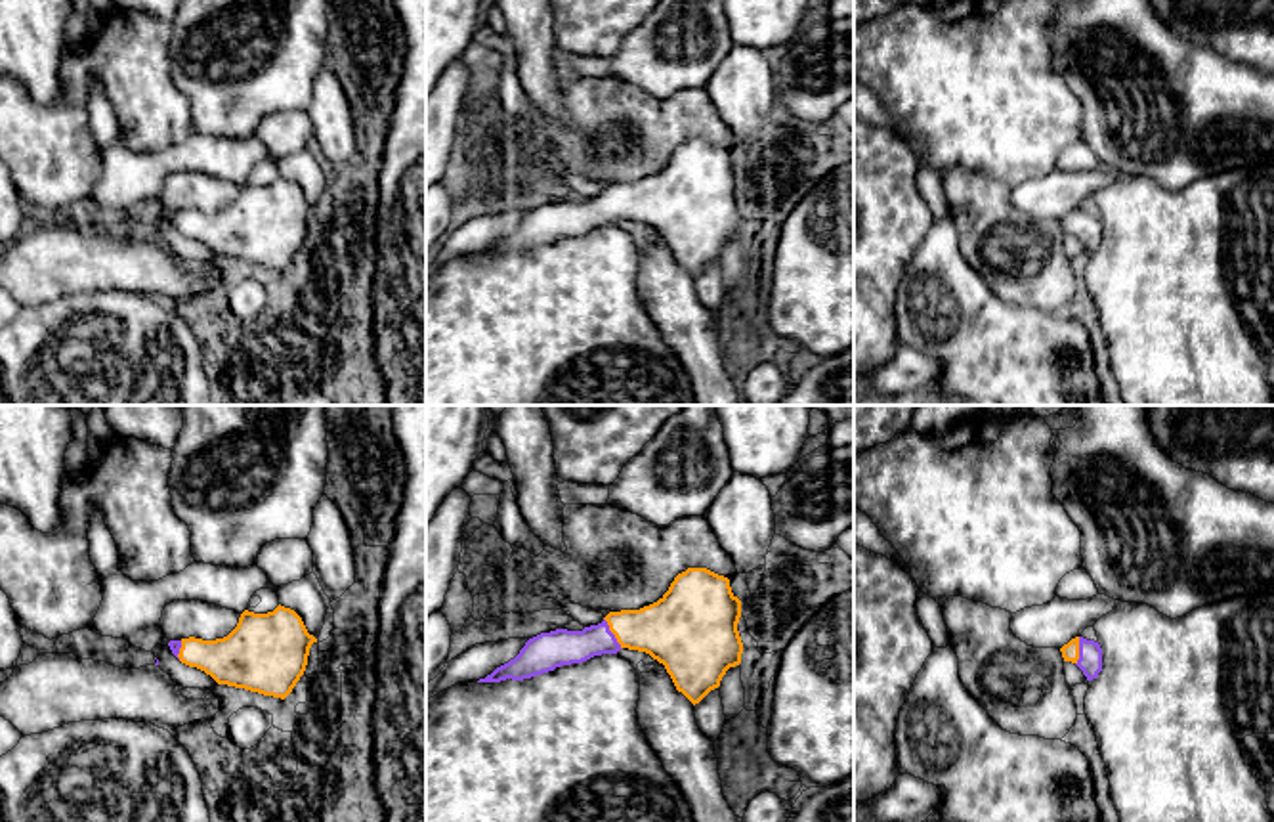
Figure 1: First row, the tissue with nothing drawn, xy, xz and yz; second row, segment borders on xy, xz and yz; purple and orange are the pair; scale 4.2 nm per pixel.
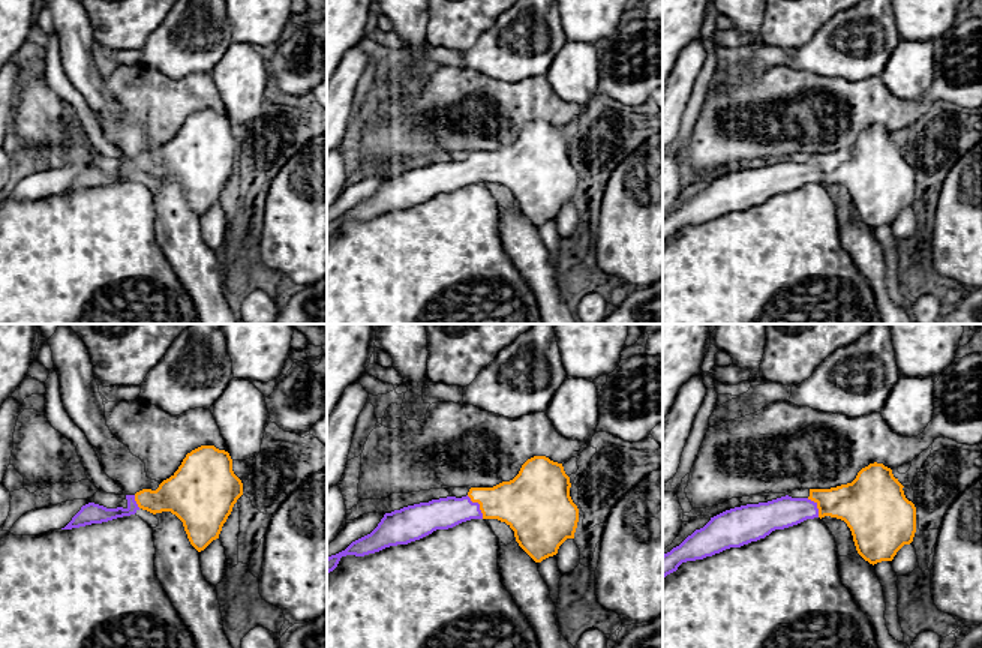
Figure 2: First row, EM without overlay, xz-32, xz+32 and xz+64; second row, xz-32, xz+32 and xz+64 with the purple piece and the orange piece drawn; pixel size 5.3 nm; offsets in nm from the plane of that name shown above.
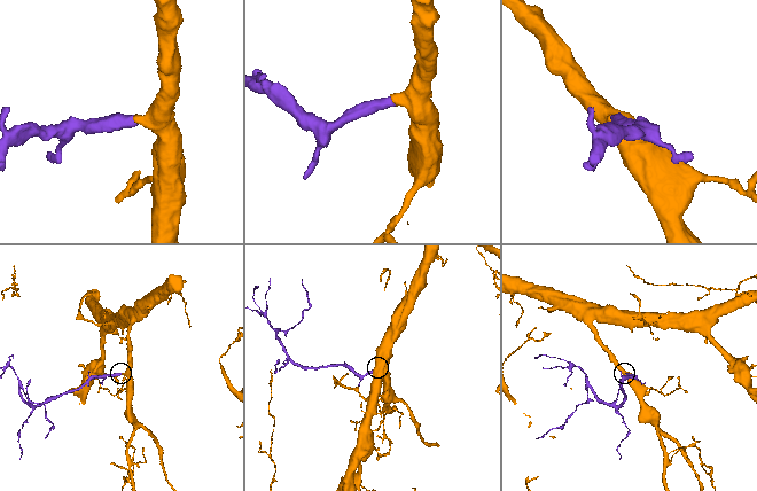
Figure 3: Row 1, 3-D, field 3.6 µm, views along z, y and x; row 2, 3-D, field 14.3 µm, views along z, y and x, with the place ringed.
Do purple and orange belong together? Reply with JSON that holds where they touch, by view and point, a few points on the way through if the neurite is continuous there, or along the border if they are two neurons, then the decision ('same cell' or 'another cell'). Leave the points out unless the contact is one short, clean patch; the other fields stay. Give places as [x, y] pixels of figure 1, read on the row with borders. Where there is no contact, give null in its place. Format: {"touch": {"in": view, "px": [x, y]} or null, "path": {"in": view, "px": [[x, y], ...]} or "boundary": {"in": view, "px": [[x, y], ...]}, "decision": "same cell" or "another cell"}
{"touch": {"in": "xz", "px": [612, 633]}, "path": {"in": "xz", "px": [[560, 647], [579, 647], [612, 633], [671, 629]]}, "decision": "same cell"}

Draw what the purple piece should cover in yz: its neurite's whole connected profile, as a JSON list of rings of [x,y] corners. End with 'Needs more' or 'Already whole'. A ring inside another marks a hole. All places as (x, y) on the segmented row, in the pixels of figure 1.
[[[1083,637],[1072,638],[1060,648],[1064,661],[1075,663],[1087,681],[1093,681],[1102,671],[1102,648],[1094,640]]]. Needs more

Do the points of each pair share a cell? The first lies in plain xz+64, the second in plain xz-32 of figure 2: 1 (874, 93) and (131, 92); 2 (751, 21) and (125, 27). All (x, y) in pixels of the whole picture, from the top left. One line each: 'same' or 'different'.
1: same
2: different

